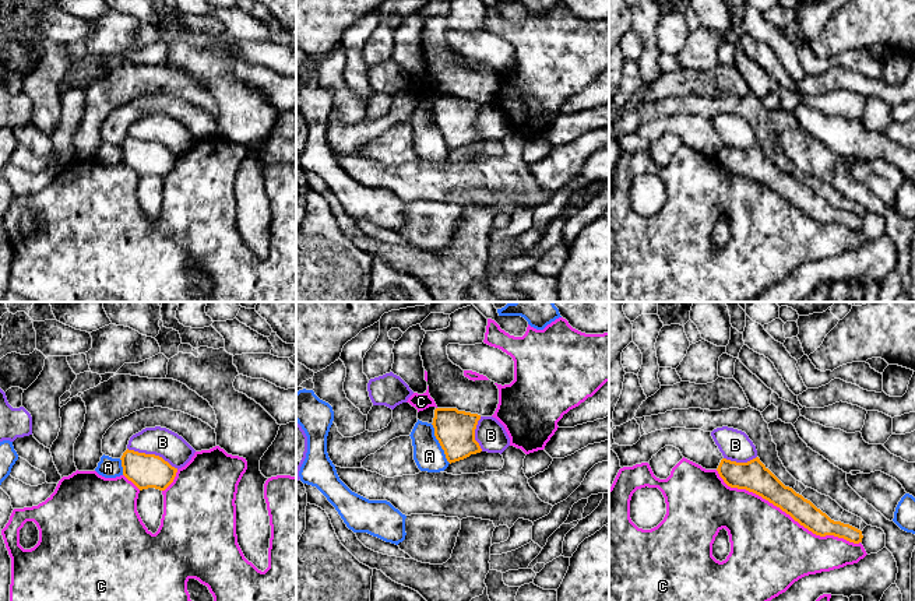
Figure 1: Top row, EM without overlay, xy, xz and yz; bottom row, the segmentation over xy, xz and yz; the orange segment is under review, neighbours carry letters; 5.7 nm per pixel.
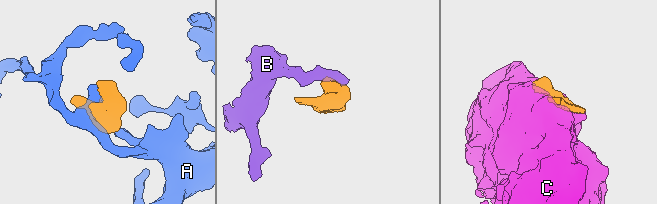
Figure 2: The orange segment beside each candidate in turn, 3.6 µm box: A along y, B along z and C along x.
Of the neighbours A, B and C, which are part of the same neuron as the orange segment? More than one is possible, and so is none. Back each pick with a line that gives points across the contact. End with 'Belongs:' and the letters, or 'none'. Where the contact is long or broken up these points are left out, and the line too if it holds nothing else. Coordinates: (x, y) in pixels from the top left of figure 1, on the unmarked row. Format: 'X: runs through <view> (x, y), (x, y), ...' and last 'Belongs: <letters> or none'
Belongs: none

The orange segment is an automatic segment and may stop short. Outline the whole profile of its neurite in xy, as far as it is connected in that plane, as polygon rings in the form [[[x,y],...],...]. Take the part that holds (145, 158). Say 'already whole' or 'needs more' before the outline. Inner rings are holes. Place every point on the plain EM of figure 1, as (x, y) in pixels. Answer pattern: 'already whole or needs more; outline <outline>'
already whole; outline [[[126,137],[122,143],[123,162],[140,178],[155,175],[165,178],[175,166],[177,155],[155,141]]]

